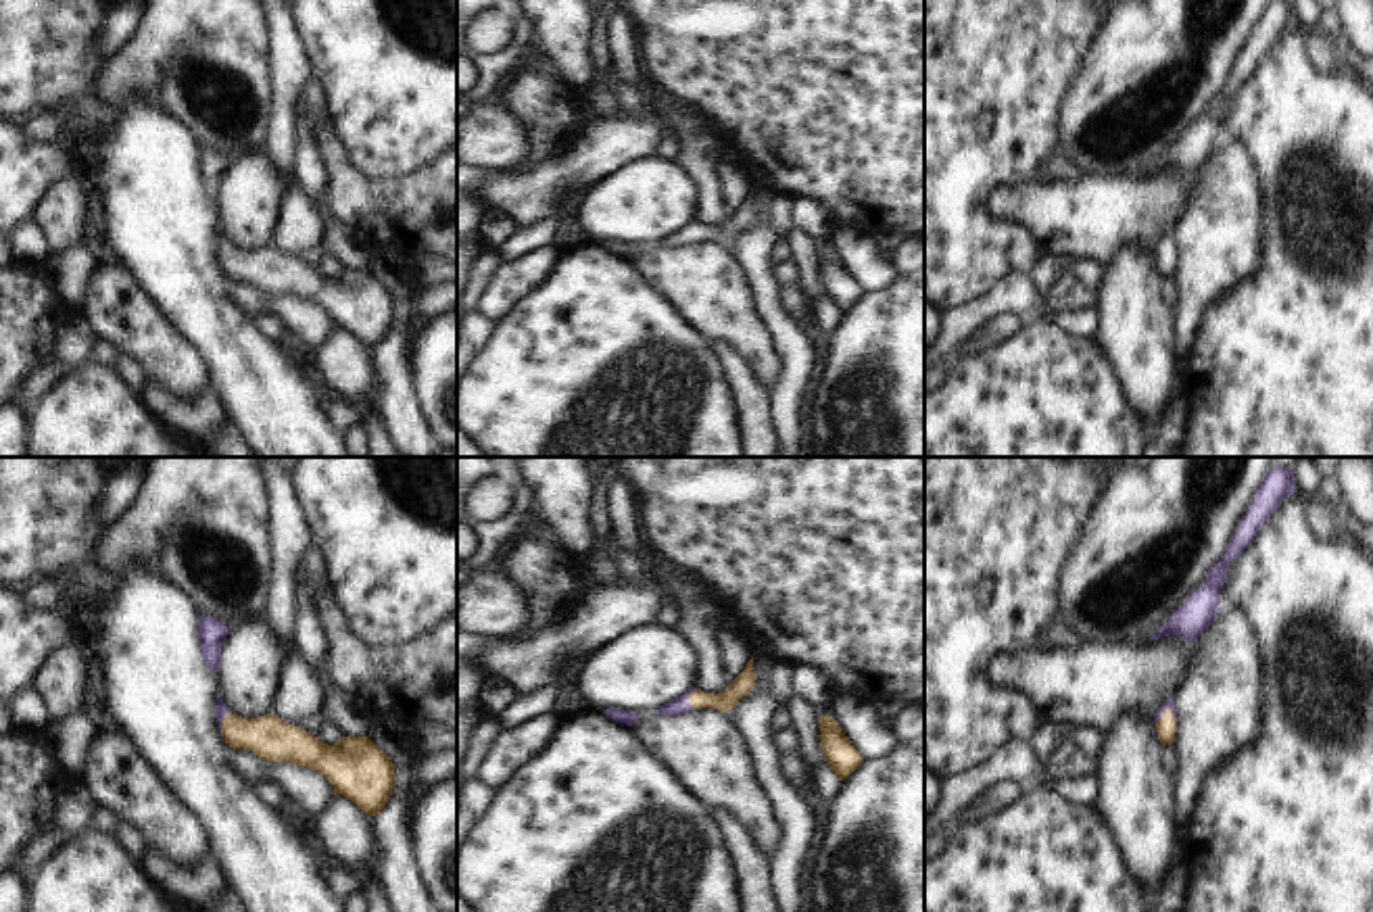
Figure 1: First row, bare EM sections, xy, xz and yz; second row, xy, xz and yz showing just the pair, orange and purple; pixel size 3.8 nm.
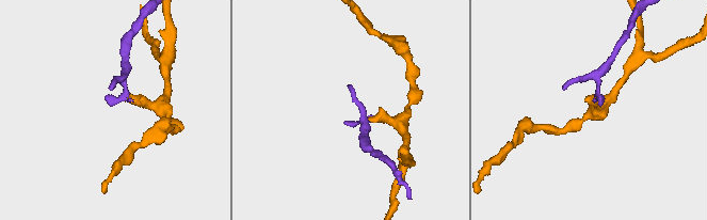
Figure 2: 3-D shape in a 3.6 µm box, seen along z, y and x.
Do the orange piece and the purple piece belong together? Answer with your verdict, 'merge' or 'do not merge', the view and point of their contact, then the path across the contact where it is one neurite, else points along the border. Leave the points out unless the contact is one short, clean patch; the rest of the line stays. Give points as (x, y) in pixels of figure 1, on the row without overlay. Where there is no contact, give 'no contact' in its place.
merge; contact yz (1163, 245); way yz (1167, 257), (1163, 245), (1169, 234)

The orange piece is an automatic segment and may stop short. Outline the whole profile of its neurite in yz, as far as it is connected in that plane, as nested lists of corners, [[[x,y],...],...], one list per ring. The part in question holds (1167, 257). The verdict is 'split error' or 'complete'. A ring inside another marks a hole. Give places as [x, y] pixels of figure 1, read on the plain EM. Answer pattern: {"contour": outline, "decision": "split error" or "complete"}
{"contour": [[[1171,227],[1154,246],[1156,255],[1156,271],[1162,278],[1173,278],[1175,275],[1175,265],[1177,265],[1177,242],[1175,242],[1175,227]]], "decision": "split error"}

